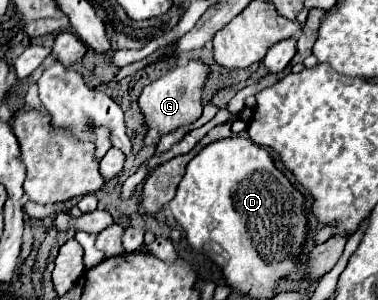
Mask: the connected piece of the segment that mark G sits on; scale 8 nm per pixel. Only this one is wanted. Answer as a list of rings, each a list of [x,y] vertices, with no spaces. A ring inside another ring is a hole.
[[[191,59],[185,65],[177,65],[173,71],[165,73],[161,79],[153,81],[151,85],[147,85],[139,97],[139,107],[145,115],[145,123],[147,129],[159,129],[161,135],[181,127],[181,125],[189,125],[193,123],[197,117],[201,117],[201,89],[207,81],[209,75],[209,65]]]

